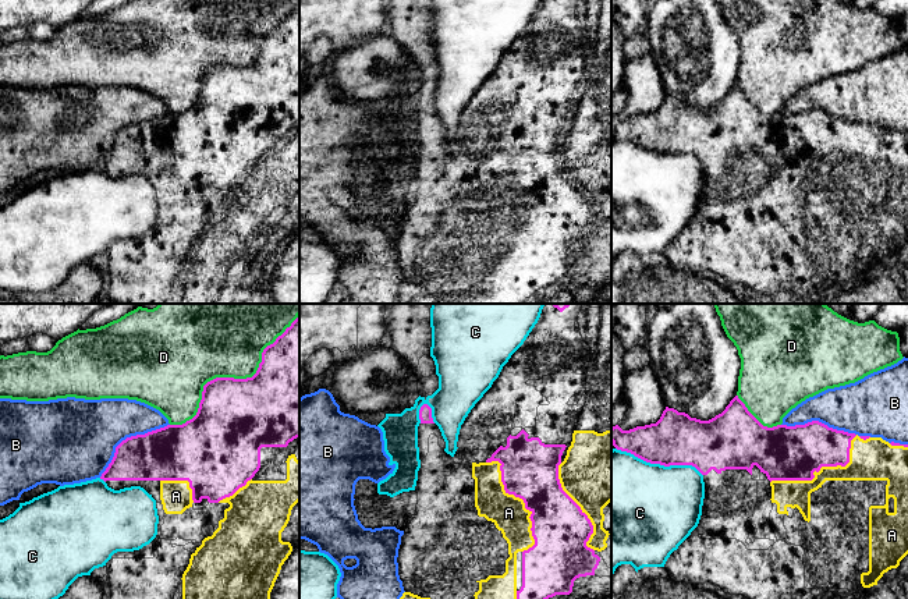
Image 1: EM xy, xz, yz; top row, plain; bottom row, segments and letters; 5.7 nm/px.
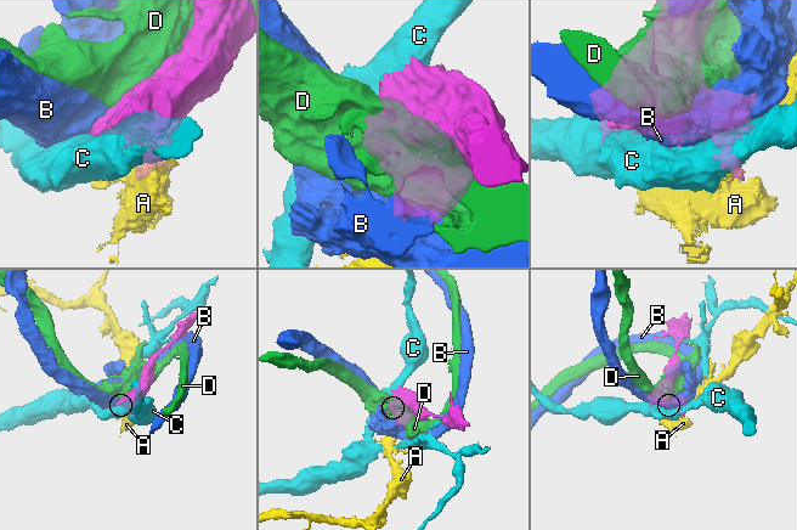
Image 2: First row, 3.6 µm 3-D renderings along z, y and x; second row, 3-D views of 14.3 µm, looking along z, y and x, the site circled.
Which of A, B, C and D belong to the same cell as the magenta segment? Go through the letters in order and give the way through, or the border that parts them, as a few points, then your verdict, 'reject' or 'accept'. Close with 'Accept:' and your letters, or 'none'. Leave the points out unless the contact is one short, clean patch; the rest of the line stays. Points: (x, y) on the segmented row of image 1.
A: accept
B: reject
C: reject
D: reject
Accept: A

